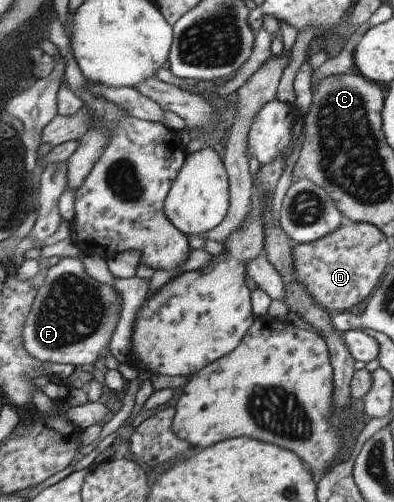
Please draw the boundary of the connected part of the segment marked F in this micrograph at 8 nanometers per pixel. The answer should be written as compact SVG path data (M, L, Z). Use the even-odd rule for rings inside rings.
M63 256L47 269L43 284L36 290L30 304L25 324L21 331L22 346L26 354L35 360L57 362L57 364L84 365L97 360L97 356L107 349L108 340L120 317L122 299L110 283L101 283L85 274L78 259Z

